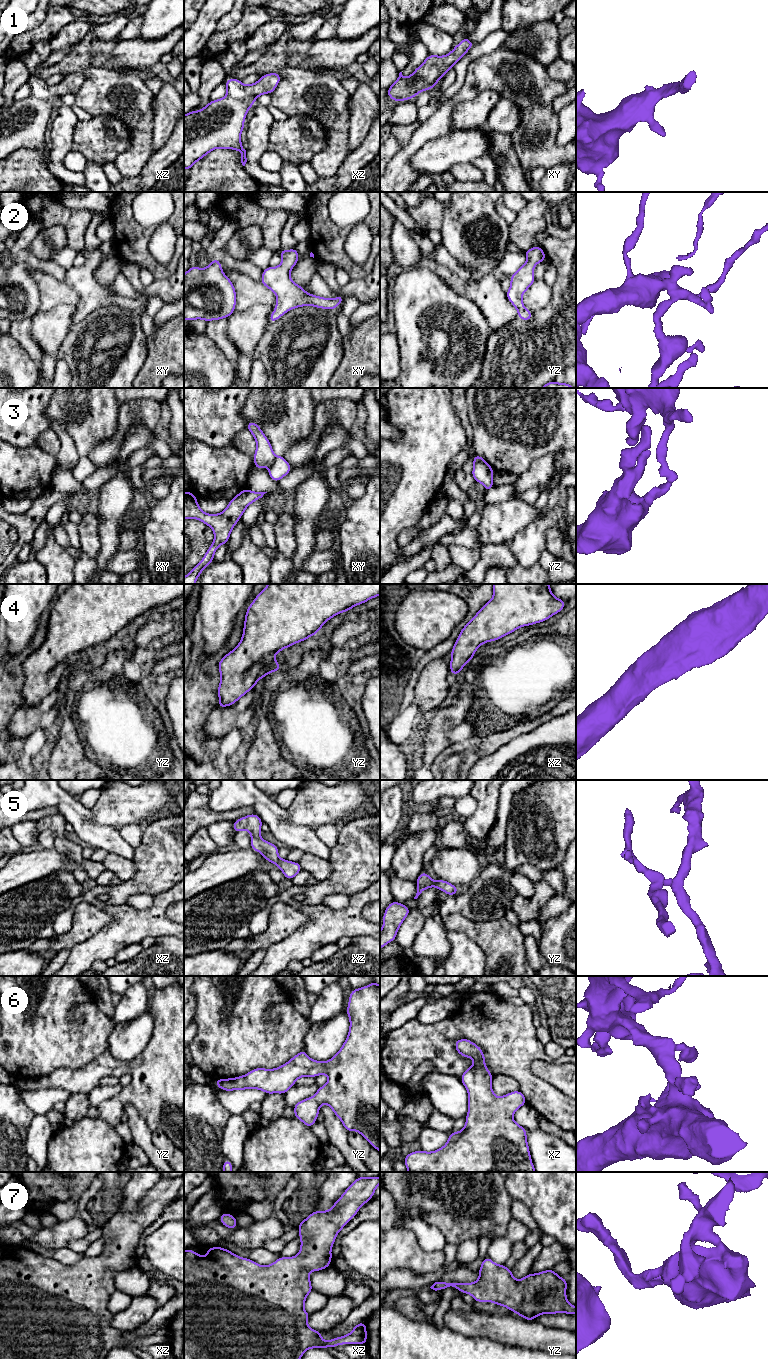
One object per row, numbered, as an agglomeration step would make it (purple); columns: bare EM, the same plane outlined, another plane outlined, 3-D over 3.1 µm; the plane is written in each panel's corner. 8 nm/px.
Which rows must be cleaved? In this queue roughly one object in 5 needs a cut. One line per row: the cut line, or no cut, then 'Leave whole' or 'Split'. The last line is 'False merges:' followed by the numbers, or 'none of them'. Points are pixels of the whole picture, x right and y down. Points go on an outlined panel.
1: No split. Leave whole
2: No split. Leave whole
3: Split along xy (276, 456), (270, 467). Split
4: No split. Leave whole
5: No split. Leave whole
6: No split. Leave whole
7: No split. Leave whole
False merges: 3

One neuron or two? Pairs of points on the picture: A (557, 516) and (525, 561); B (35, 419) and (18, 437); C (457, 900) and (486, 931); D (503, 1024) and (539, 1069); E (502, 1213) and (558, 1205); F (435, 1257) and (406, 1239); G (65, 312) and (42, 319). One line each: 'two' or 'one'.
A: one
B: one
C: two
D: two
E: two
F: one
G: one

